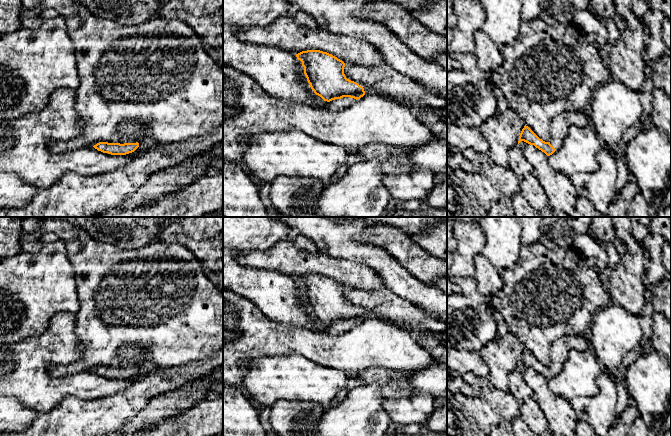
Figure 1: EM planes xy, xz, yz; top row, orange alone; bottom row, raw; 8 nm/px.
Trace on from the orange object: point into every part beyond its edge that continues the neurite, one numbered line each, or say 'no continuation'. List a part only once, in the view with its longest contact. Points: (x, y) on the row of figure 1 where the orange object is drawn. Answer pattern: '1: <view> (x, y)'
1: xz (338, 104)

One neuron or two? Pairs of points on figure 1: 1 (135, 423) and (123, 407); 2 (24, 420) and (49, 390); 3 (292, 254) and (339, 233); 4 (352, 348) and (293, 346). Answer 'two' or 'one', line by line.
1: two
2: two
3: two
4: one

